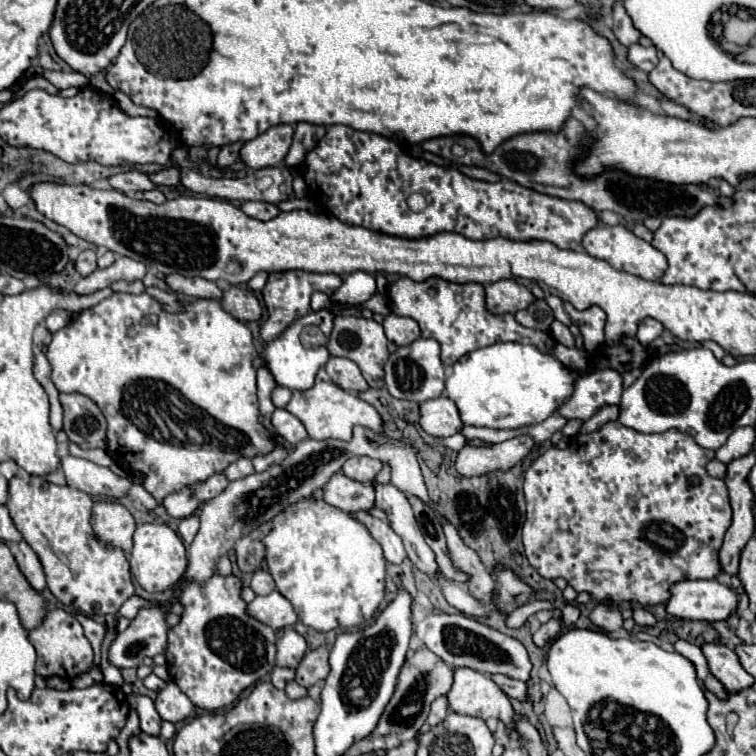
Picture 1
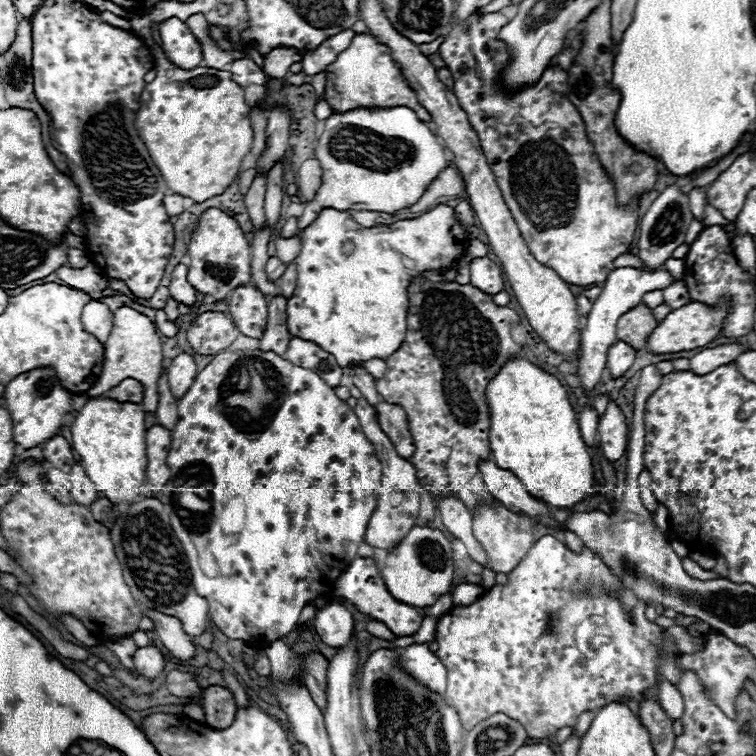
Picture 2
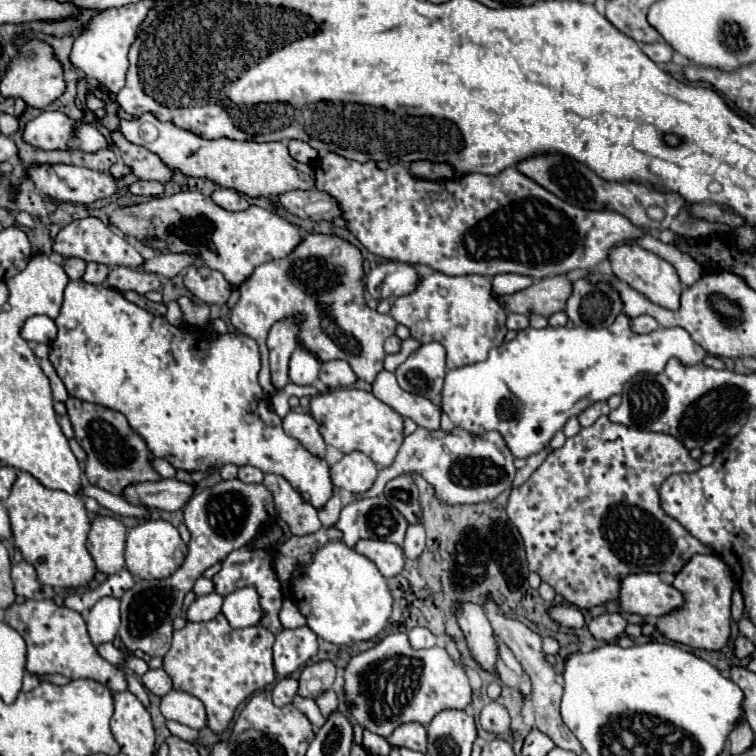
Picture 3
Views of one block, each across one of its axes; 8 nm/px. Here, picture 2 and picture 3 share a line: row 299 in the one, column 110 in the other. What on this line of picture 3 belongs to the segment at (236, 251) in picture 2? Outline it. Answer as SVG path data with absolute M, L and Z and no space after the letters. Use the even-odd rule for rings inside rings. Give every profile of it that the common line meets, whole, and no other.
M178 192L174 196L120 206L110 214L110 226L120 228L124 236L132 236L152 250L196 256L198 264L222 272L234 286L248 280L258 264L286 258L304 236L300 226L276 212L258 206L250 206L242 212L228 212L200 192Z

